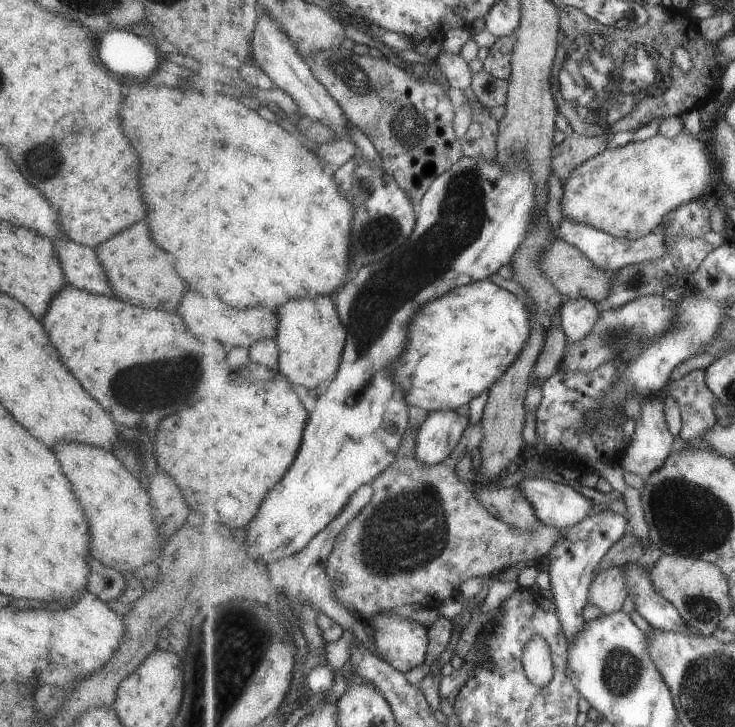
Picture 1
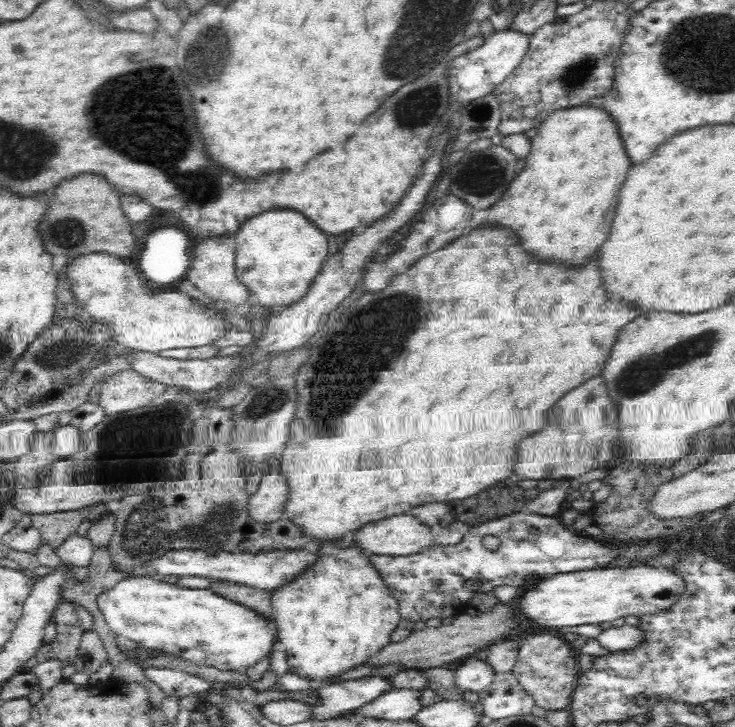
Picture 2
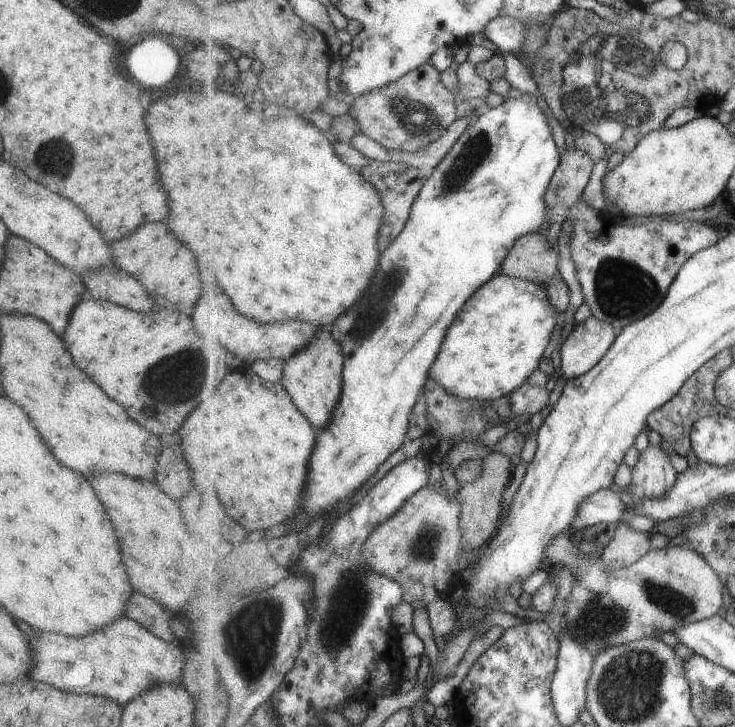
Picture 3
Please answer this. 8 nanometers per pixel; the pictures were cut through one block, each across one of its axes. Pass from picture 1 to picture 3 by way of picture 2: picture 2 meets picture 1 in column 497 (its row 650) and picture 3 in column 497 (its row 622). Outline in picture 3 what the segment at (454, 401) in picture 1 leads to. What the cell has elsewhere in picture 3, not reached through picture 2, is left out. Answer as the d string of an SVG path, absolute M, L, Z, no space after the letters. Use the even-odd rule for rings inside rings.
M506 273L493 276L461 308L445 336L431 377L449 394L459 398L491 404L500 397L509 396L538 370L561 316L557 308L551 306L551 298L543 284Z

